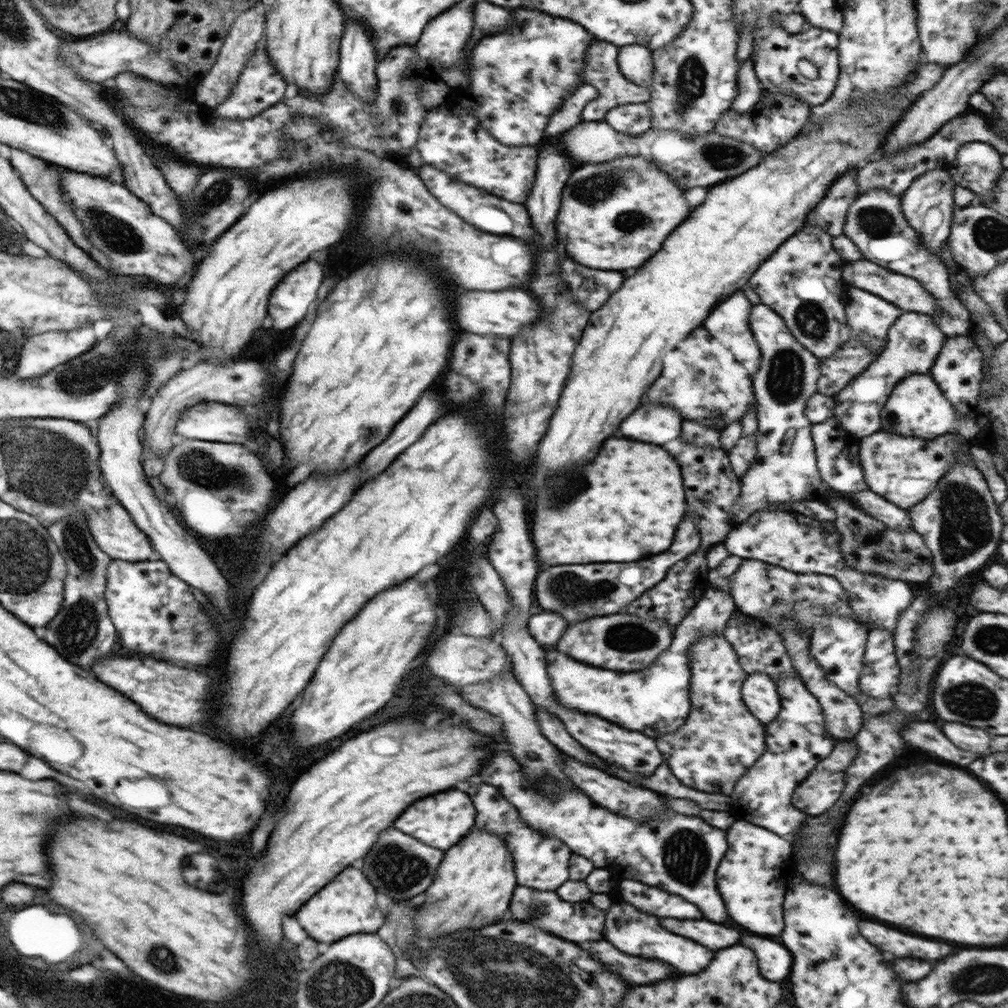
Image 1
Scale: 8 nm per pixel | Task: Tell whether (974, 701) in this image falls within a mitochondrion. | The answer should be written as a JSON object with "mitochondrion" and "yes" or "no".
{"mitochondrion":"yes"}

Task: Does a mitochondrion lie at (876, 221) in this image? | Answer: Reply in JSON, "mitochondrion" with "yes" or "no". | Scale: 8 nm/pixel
{"mitochondrion":"yes"}

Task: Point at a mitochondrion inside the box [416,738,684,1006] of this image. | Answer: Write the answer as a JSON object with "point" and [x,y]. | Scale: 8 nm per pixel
{"point":[546,774]}

